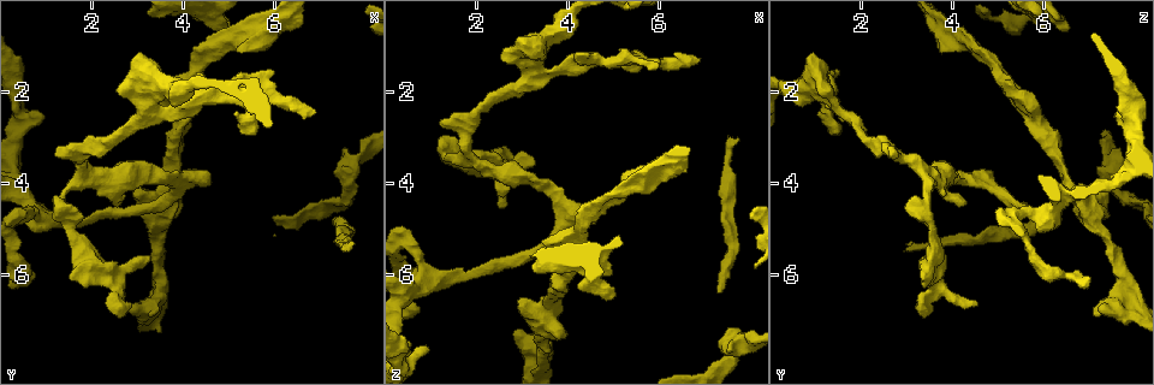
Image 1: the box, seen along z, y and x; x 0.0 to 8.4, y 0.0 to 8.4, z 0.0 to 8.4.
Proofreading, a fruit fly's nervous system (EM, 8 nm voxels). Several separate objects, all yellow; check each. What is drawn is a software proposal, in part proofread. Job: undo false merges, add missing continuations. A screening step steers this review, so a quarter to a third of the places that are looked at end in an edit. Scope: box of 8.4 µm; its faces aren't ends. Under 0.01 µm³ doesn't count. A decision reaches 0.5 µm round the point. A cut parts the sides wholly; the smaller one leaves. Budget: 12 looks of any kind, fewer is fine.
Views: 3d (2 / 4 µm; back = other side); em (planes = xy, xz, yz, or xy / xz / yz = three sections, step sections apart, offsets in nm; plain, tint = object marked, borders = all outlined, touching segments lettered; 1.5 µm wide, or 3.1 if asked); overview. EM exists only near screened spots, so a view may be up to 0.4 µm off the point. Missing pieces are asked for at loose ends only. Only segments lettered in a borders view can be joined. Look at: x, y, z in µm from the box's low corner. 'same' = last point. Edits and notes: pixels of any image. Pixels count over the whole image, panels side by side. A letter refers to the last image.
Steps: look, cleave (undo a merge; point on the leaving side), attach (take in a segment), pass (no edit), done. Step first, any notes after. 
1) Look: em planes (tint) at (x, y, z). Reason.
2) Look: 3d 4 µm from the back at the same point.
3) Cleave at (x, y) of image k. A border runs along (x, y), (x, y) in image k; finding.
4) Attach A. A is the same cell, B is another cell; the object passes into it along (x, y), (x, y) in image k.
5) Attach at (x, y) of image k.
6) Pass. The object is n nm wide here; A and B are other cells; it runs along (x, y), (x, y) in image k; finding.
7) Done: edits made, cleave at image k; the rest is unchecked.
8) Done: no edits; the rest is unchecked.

Look: em xy step 4 (plain) at (4.50, 4.00, 4.85). Free end.

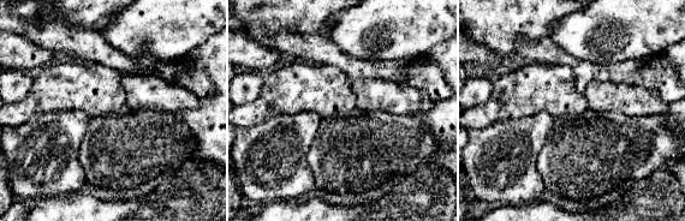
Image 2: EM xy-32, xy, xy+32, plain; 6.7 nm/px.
Look: em xy step 4 (borders) at the same point. See the neighbours.

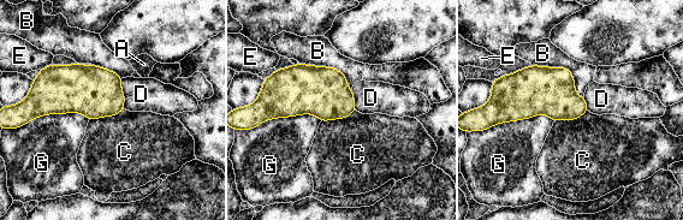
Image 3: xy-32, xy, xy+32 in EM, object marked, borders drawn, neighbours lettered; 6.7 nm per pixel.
Pass. A, B, C, D, E and G are other cells; a border runs along (120, 78), (124, 108) in image 3; no lettered segment goes on from it.

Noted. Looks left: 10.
Look: 3d 4 µm at (3.95, 2.60, 5.85).

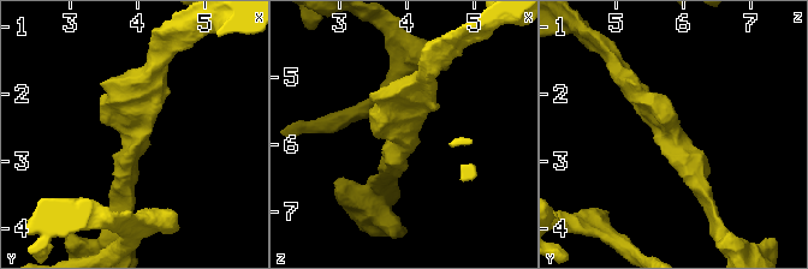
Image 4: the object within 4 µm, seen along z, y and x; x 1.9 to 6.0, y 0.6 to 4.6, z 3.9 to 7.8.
Look: em planes (borders) at (3.95, 2.65, 5.80).

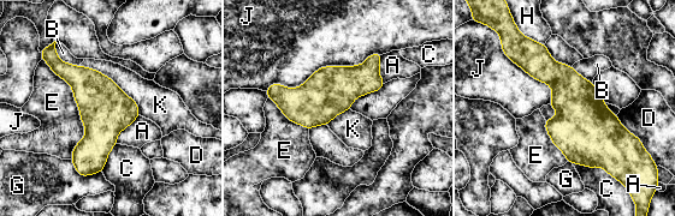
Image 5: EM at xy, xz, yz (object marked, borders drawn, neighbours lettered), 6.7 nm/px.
Pass. A, B, C, D, E, G, H, J and K are other cells; a border runs along (42, 59), (84, 127), (71, 158) in image 5; continuous, no second neuron.

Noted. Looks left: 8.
Look: em planes (borders) at (7.75, 5.35, 3.10).

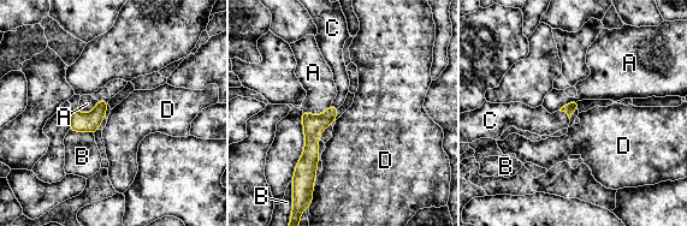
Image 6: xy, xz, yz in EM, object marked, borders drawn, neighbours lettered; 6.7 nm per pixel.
Attach C. C is the same cell, A, B and D are other cells; the object passes into it along (569, 108), (566, 112), (538, 120) in image 6; it goes on there.

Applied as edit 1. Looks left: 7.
Look: overview. Redraw.

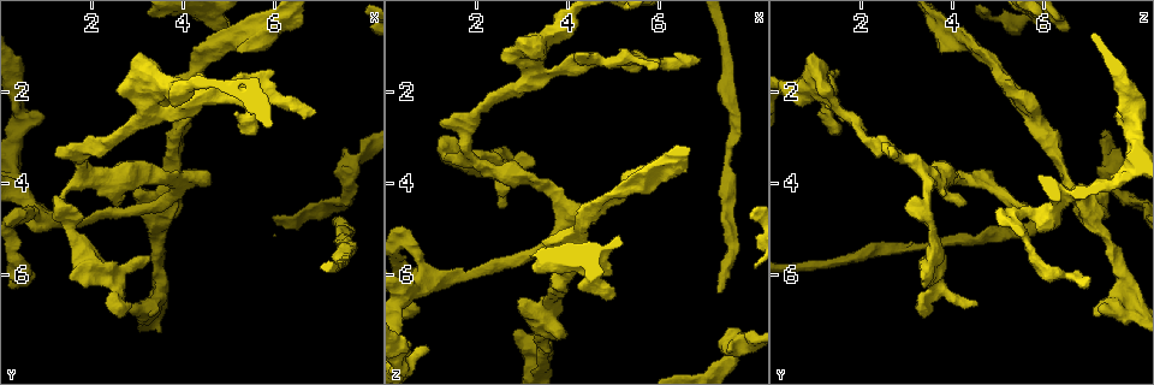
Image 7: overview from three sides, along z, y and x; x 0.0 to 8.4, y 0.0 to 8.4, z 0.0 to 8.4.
Look: em xz step 4 (tint) at (6.90, 2.50, 1.30). An open end.

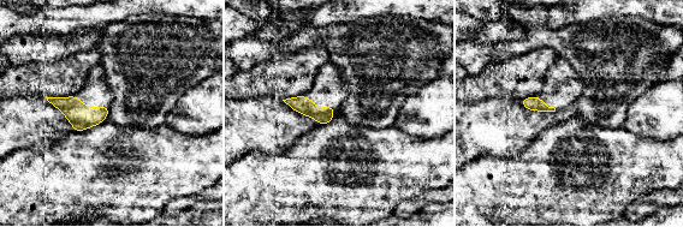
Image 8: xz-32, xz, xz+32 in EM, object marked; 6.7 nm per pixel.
Look: em xz step 4 (borders) at the same point.

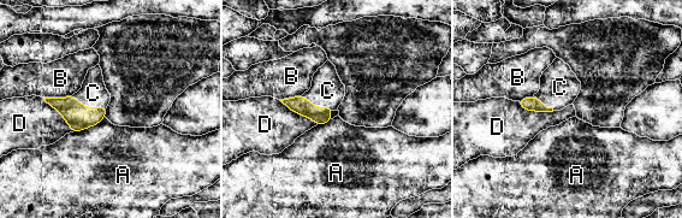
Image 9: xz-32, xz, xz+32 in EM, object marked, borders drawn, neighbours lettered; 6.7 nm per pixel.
Attach C. C is the same cell, A, B and D are other cells; the object passes into it along (78, 117), (89, 107), (93, 93) in image 9; it goes on there.

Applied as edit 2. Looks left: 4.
Look: em planes (borders) at (4.90, 0.65, 5.95).

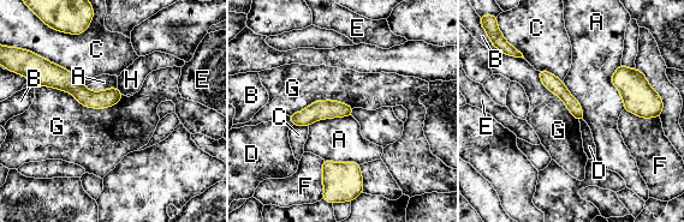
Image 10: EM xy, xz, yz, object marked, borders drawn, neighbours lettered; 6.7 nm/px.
Pass. A, B, C, D, E, F, G and H are other cells; it runs along (47, 83), (118, 96) in image 10; no lettered segment goes on from it.

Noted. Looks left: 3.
Done: edits made, attach at image 6, attach at image 9; the rest is unchecked.

